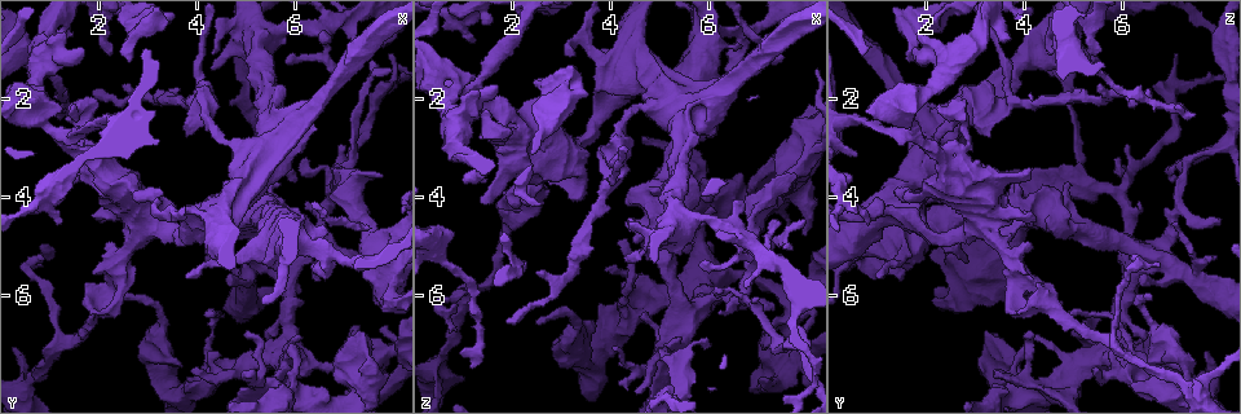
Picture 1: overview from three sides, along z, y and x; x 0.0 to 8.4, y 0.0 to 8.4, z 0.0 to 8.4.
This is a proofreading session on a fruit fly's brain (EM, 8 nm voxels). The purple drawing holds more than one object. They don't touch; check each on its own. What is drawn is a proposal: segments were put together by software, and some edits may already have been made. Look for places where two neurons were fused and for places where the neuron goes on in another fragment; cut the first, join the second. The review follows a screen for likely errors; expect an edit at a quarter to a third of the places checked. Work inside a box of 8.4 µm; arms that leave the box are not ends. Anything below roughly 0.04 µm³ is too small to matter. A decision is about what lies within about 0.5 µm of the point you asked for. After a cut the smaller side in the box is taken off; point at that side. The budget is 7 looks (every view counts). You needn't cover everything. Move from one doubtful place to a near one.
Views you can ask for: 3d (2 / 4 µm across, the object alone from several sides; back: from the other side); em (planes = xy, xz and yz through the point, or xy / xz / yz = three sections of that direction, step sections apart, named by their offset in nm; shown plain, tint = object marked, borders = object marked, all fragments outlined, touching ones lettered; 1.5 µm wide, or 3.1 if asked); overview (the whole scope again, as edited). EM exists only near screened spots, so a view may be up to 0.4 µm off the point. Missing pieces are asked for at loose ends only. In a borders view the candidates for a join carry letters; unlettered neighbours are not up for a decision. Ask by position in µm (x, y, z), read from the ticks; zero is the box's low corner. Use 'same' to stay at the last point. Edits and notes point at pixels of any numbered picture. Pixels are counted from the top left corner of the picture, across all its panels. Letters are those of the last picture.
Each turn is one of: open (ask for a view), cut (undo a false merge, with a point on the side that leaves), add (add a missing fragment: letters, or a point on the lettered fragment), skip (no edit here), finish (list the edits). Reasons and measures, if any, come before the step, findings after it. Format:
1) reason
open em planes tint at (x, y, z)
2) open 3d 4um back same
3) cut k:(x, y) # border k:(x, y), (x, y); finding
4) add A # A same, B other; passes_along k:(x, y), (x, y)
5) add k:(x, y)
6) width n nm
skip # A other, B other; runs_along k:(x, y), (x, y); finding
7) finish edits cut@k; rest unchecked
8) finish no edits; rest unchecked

three-way junction
open em planes borders at (4.00, 4.35, 1.15)

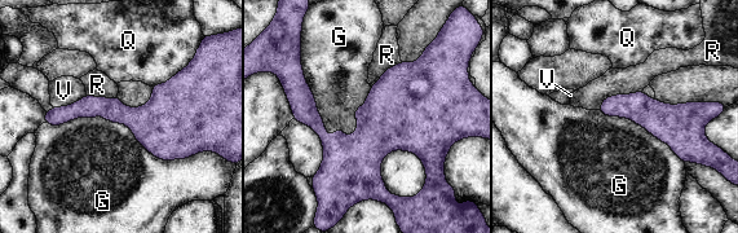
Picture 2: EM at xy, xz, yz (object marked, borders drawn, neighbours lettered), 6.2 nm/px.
skip # G other, Q other, R other, V other; border 2:(45, 122), (203, 152); one neuron here

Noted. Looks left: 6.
thick turns thin
open 3d 4um at (4.55, 2.80, 2.15)

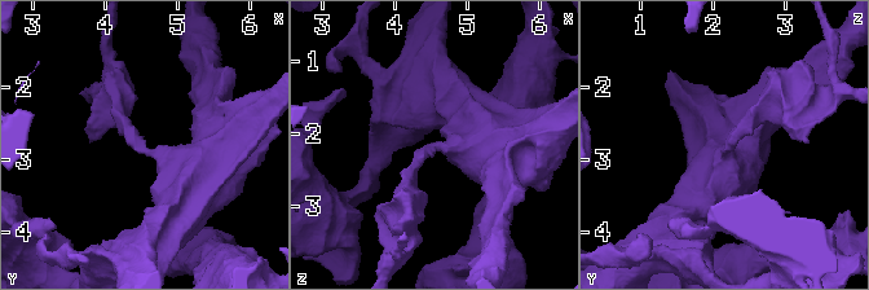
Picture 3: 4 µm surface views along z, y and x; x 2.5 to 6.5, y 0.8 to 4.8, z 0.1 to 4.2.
open em xy step 8 tint at (4.55, 2.90, 2.20)

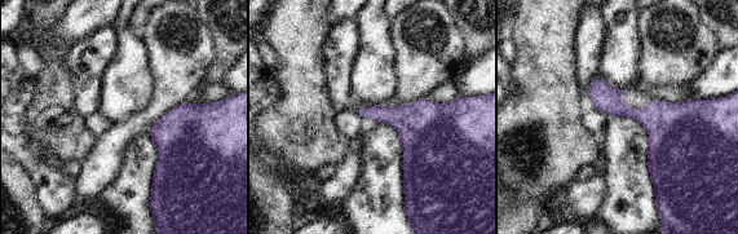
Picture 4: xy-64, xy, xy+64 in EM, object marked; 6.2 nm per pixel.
open em planes borders same

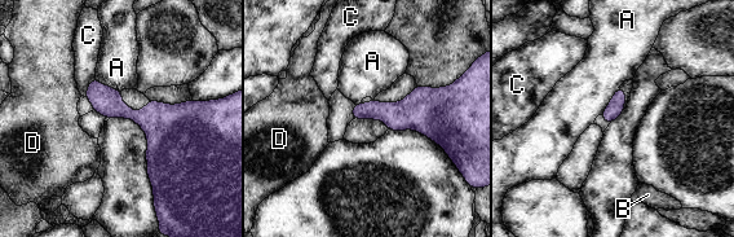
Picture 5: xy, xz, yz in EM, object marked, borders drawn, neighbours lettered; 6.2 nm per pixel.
skip # A other, B other, C other, D other; border 5:(619, 88), (601, 114); one neuron here

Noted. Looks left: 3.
free end
open 3d 2um back at (4.10, 4.60, 7.05)

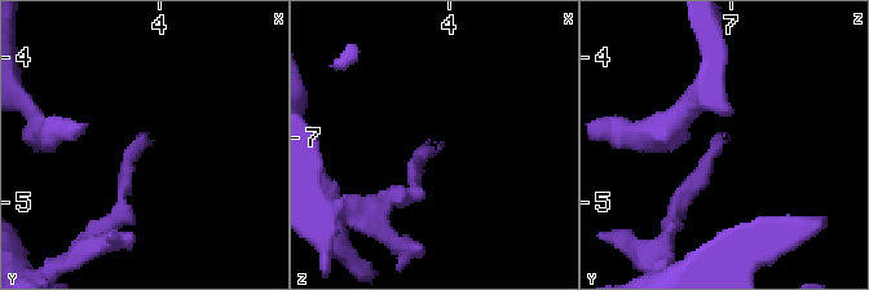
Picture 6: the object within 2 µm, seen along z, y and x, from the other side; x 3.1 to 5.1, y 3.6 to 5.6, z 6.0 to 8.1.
open em planes borders at (4.04, 4.60, 7.02)

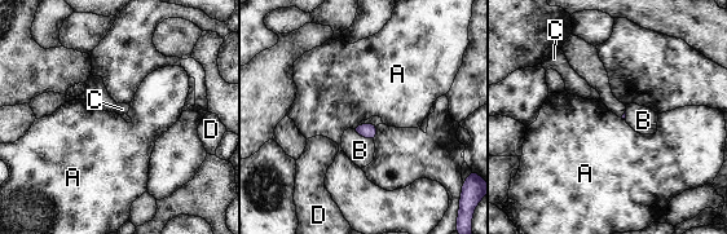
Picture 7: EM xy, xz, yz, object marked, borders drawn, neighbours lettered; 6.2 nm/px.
skip # A other, B other, C other, D other; border 7:(358, 123), (352, 128); no lettered fragment goes on from it

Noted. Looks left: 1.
finish no edits; rest unchecked

